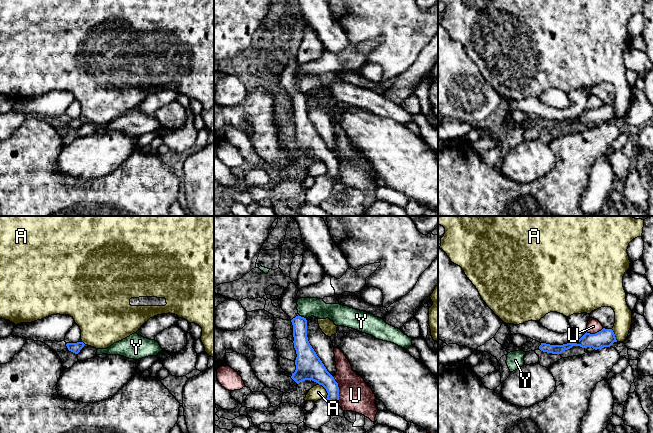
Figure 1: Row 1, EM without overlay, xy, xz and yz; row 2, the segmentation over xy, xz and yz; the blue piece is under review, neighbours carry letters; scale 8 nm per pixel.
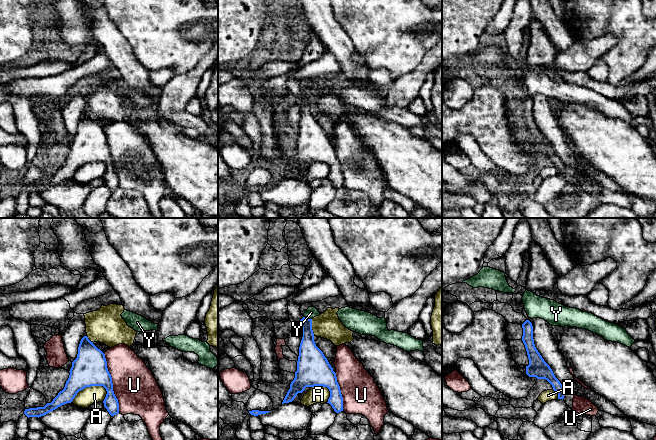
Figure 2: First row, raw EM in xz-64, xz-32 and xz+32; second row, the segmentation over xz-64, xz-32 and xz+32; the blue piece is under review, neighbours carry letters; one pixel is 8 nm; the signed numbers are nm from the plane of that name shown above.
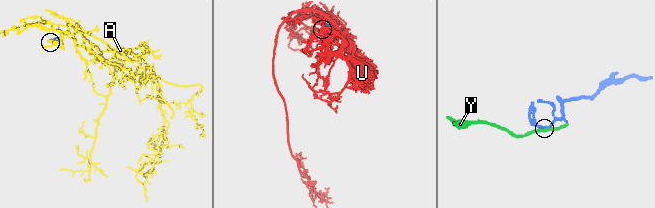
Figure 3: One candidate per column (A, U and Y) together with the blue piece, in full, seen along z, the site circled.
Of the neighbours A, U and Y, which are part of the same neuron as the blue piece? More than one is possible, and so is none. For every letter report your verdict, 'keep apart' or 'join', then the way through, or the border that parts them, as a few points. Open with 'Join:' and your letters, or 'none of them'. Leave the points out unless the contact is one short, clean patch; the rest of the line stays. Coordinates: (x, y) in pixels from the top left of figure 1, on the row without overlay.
Join: none of them
A: keep apart
U: keep apart
Y: keep apart; border along xz (298, 91), (305, 94)

